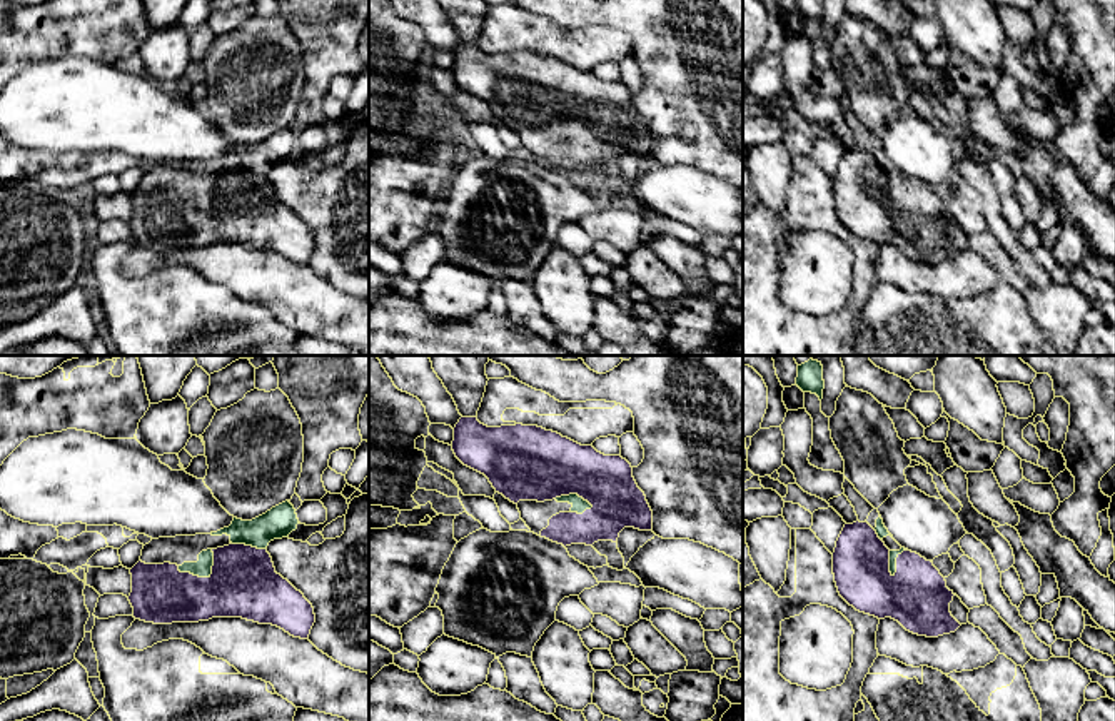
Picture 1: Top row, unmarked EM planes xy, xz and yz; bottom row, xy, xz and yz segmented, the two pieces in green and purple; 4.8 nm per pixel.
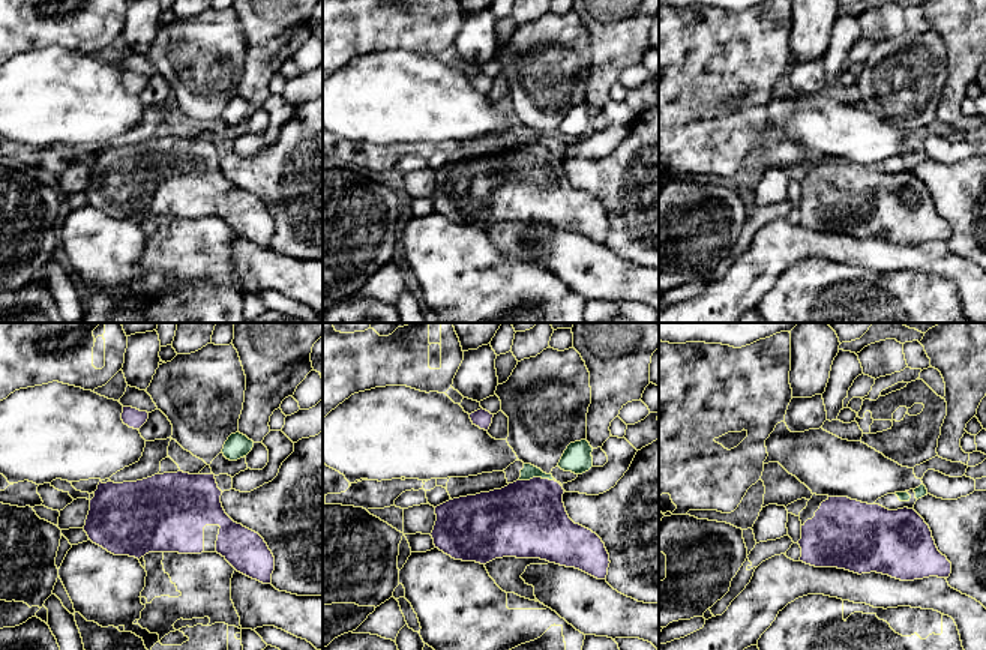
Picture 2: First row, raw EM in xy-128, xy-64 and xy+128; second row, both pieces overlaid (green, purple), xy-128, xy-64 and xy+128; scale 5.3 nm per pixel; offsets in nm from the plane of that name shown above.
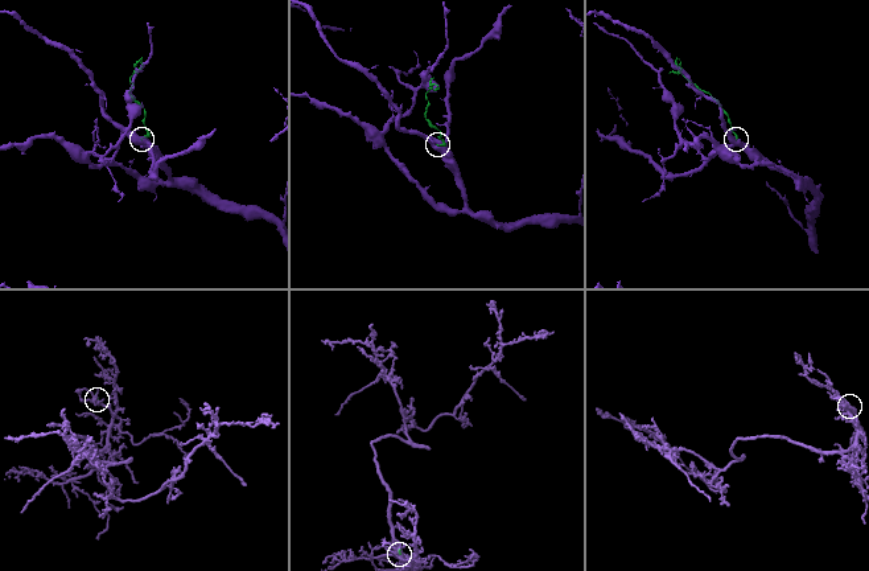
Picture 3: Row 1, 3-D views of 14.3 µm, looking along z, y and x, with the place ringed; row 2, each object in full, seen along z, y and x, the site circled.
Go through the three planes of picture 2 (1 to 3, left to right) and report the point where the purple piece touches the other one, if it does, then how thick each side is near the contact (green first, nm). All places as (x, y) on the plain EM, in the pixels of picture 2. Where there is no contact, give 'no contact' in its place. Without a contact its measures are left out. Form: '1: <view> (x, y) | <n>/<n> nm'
1: no contact
2: xy-64 (538, 140) | 80/420 nm
3: no contact

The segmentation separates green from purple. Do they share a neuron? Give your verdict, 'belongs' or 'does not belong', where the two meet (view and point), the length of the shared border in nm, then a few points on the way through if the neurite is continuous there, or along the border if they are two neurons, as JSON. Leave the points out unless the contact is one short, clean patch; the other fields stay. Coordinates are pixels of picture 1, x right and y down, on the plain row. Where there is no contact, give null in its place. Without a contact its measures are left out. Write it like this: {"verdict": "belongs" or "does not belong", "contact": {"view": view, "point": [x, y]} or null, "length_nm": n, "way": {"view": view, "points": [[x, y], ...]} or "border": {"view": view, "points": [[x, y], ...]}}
{"verdict": "does not belong", "contact": {"view": "xy", "point": [202, 202]}, "length_nm": 200}

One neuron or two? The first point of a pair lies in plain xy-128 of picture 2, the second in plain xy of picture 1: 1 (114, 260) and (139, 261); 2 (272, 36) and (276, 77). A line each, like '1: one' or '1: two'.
1: two
2: two

